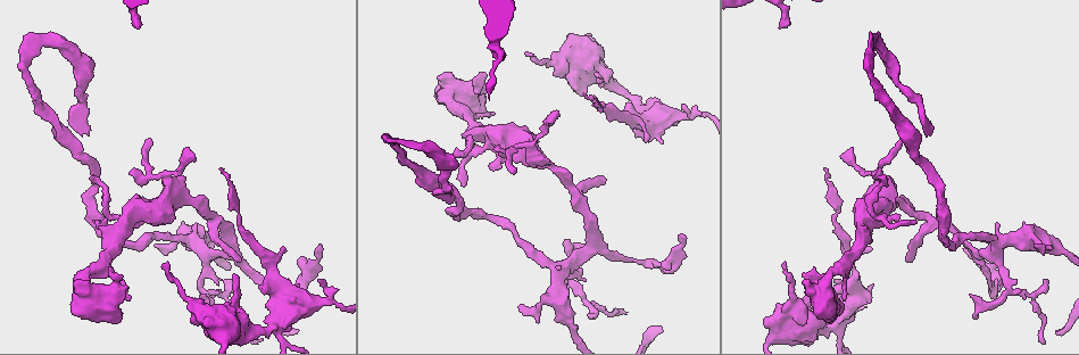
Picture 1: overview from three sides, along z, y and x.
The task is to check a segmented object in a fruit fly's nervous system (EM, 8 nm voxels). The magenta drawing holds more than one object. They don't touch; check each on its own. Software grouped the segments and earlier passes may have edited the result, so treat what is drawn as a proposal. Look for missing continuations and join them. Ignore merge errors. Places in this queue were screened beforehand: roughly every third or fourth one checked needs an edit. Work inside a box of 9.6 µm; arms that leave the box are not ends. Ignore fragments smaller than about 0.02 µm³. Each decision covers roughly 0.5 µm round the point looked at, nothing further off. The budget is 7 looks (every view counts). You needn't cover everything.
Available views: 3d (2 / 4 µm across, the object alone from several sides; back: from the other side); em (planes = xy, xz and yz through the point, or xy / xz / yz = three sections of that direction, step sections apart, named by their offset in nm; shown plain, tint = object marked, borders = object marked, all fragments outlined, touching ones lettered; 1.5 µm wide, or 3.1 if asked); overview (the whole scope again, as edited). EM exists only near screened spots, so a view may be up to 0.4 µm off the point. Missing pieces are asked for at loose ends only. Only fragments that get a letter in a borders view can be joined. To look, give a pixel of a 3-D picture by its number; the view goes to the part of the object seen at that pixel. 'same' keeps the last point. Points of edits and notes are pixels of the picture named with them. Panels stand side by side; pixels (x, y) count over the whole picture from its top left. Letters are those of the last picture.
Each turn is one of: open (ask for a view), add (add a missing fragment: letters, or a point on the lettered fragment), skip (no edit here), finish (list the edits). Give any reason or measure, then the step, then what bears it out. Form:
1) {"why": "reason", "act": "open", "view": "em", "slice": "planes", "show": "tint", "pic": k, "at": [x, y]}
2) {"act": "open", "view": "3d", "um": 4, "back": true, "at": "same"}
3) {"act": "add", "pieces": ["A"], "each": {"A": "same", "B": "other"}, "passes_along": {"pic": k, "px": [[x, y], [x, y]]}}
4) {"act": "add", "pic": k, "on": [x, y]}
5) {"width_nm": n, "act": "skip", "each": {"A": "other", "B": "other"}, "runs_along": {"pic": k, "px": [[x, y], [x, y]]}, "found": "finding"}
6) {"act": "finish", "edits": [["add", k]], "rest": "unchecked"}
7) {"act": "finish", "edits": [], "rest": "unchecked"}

{"why": "branch stops here", "act": "open", "view": "3d", "um": 2, "pic": 1, "at": [137, 25]}

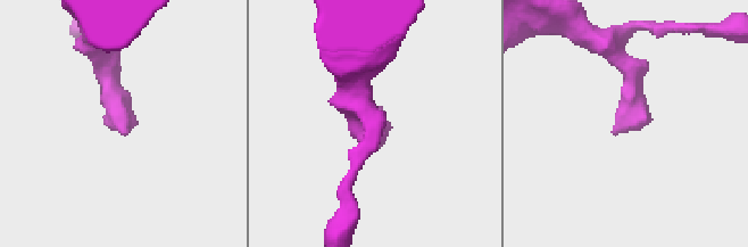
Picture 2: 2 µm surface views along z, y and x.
{"why": "need the tissue", "act": "open", "view": "em", "slice": "xz", "step": 8, "show": "borders", "pic": 2, "at": [123, 132]}

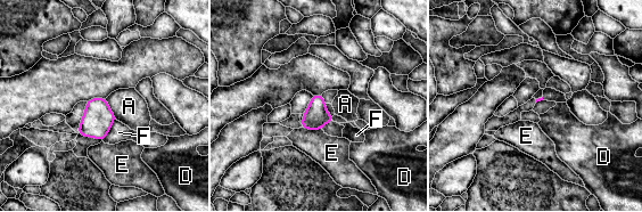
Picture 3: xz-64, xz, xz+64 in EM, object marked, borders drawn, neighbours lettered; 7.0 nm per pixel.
{"act": "skip", "each": {"A": "other", "D": "other", "E": "other", "F": "other"}, "border": {"pic": 3, "px": [[334, 115], [331, 120]]}, "found": "no lettered fragment goes on from it"}

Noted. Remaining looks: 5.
{"why": "branch stops here", "act": "open", "view": "3d", "um": 4, "pic": 1, "at": [909, 262]}

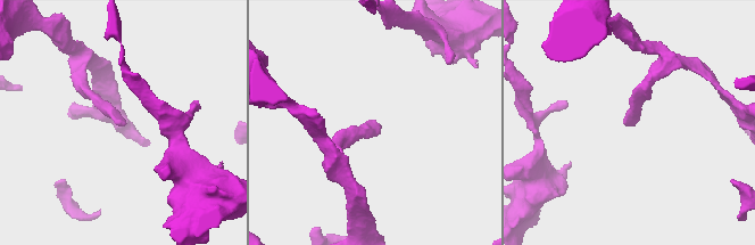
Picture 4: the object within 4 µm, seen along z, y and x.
{"act": "open", "view": "em", "slice": "xz", "step": 8, "show": "tint", "pic": 4, "at": [626, 122]}

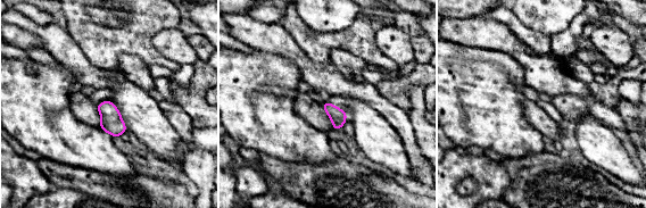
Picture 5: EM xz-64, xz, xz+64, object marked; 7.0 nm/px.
{"act": "open", "view": "em", "slice": "xz", "step": 8, "show": "borders", "at": "same"}

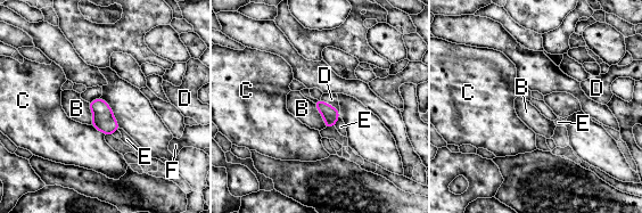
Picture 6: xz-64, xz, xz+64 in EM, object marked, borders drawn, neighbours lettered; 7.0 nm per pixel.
{"width_nm": 120, "act": "add", "pic": 6, "on": [331, 99], "each": {"B": "other", "C": "other", "D": "same", "E": "other", "F": "other"}, "passes_along": {"pic": 6, "px": [[330, 114], [330, 106], [331, 99]]}, "found": "the neuron continues"}

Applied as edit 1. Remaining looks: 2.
{"why": "tapers out", "act": "open", "view": "3d", "um": 2, "pic": 1, "at": [529, 53]}

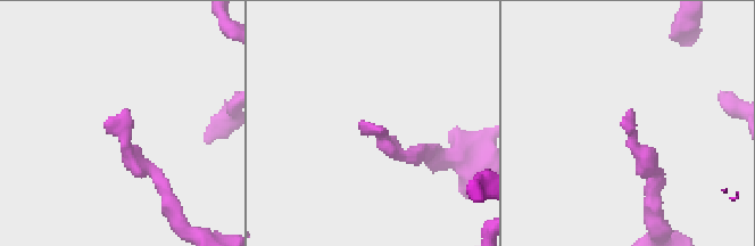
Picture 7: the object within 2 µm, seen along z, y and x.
{"act": "open", "view": "em", "slice": "yz", "step": 4, "show": "borders", "pic": 7, "at": [625, 118]}

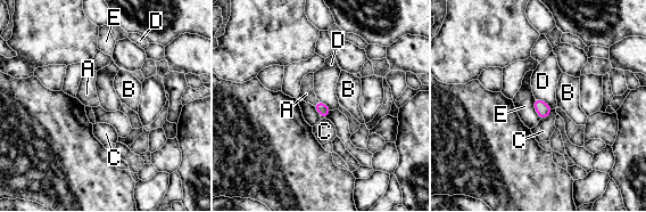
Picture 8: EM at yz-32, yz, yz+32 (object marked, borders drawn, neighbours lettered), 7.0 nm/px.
{"width_nm": 80, "act": "add", "pic": 8, "on": [306, 94], "each": {"A": "same", "B": "other", "C": "other", "D": "other", "E": "other"}, "passes_along": {"pic": 8, "px": [[322, 108], [315, 104], [306, 94]]}, "found": "it goes on there"}

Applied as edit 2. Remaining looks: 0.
{"act": "finish", "edits": [["add", 6], ["add", 8]], "rest": "unchecked"}

